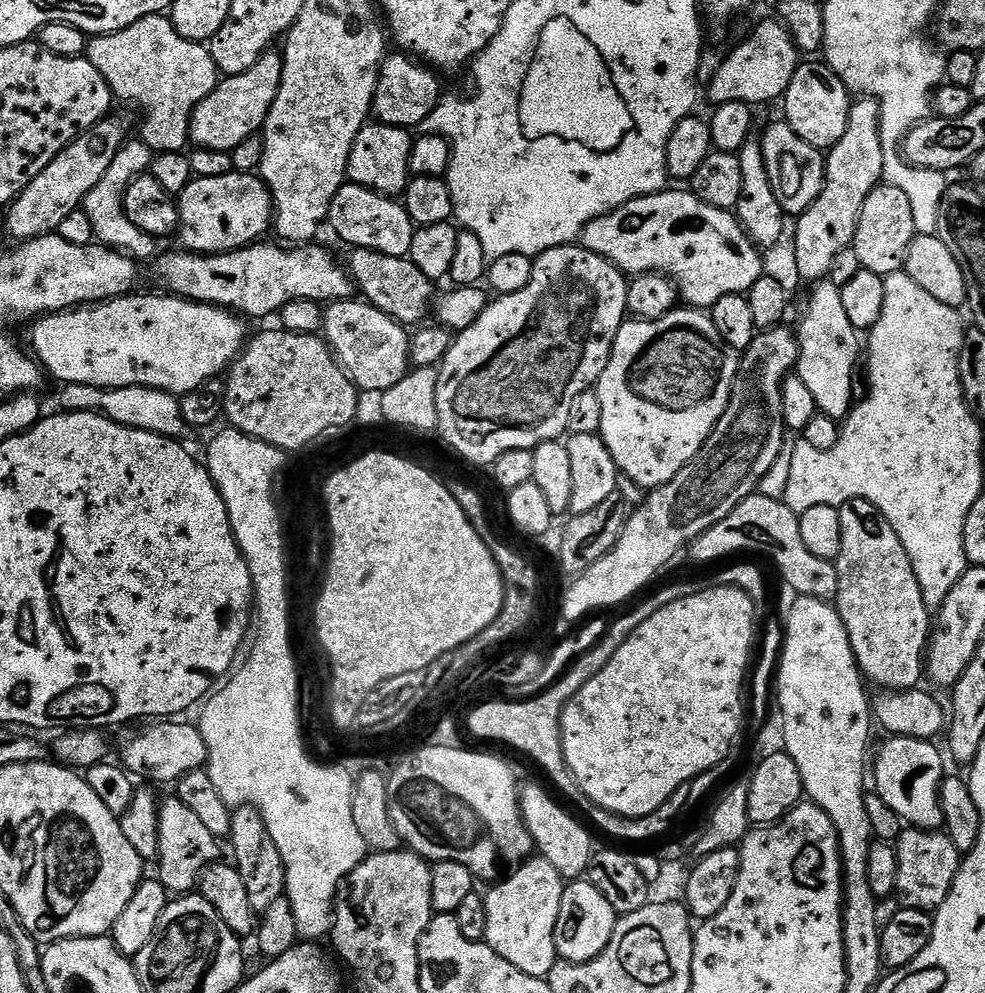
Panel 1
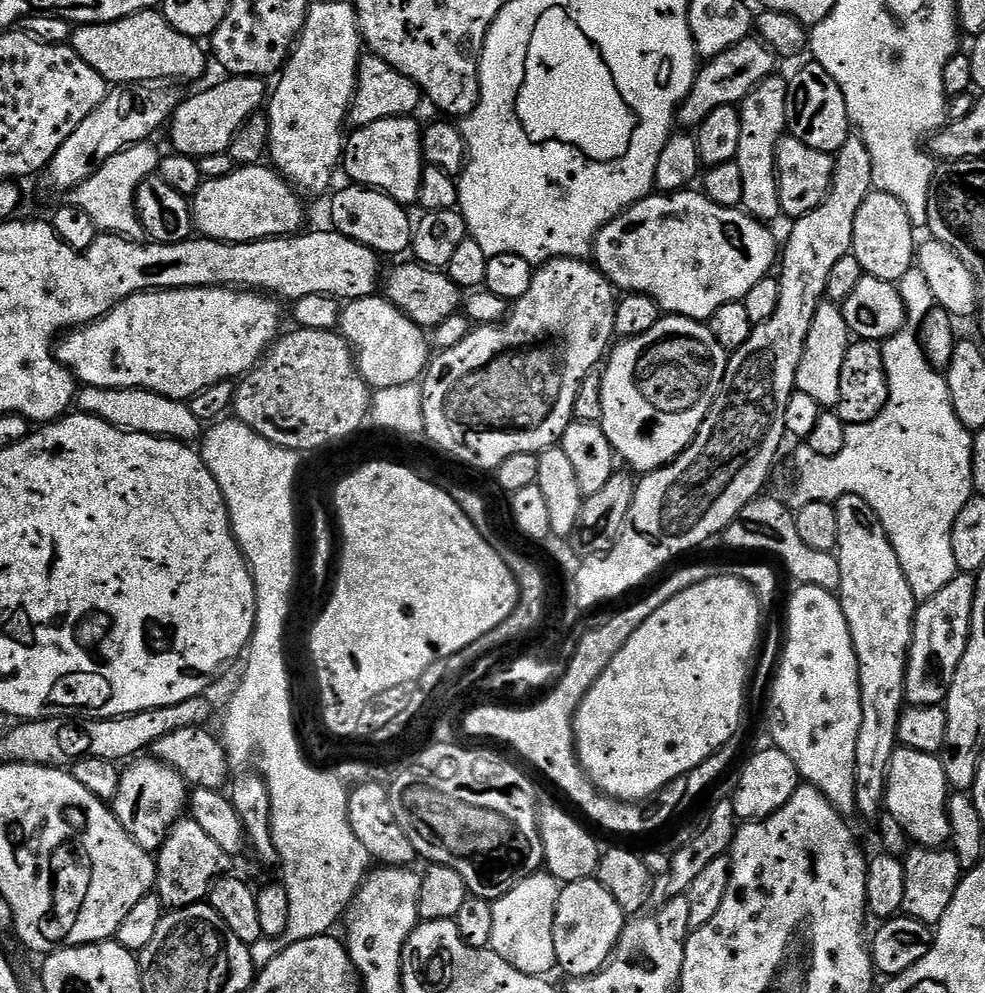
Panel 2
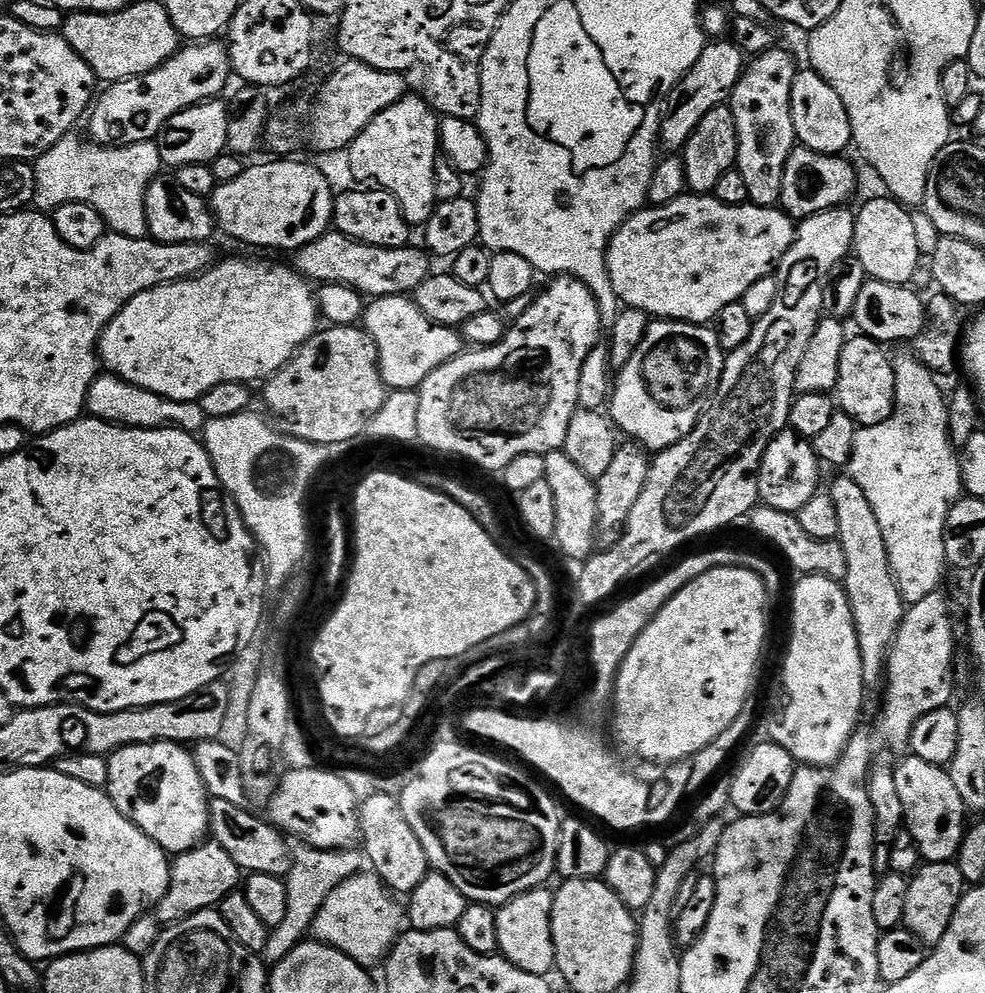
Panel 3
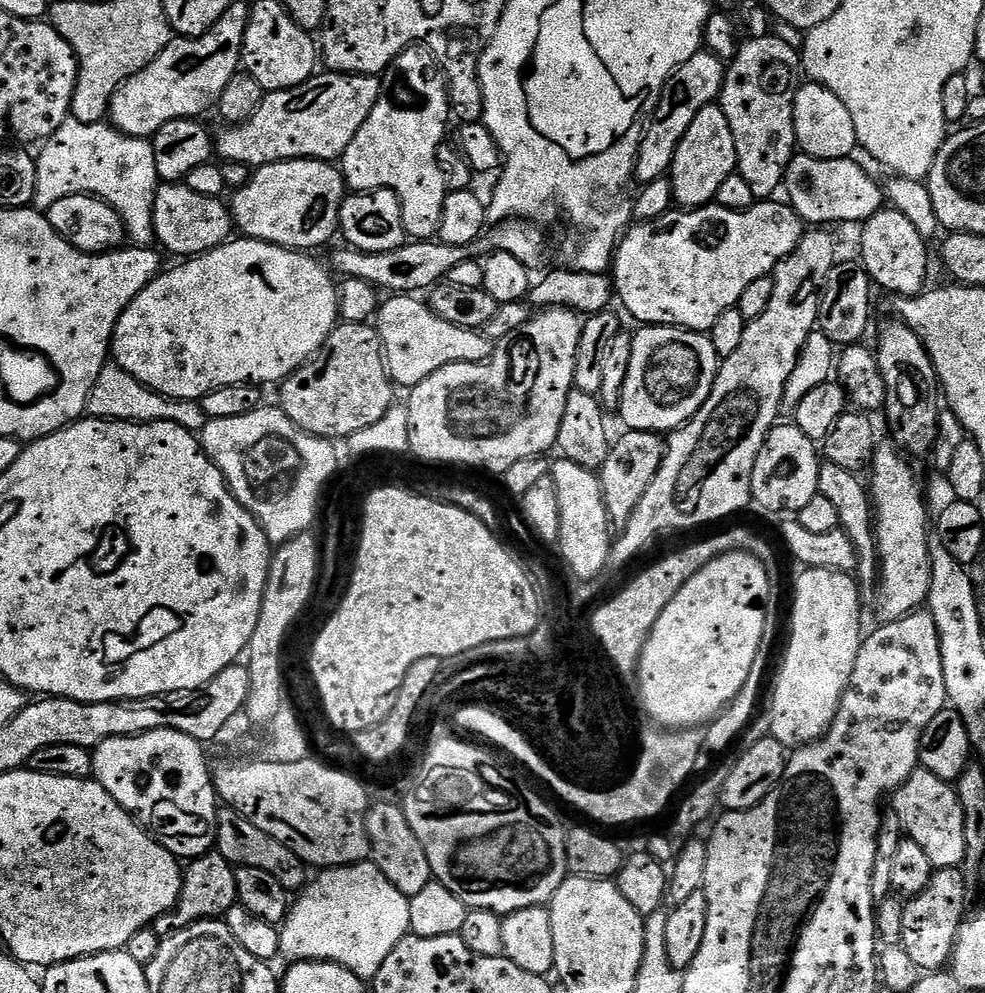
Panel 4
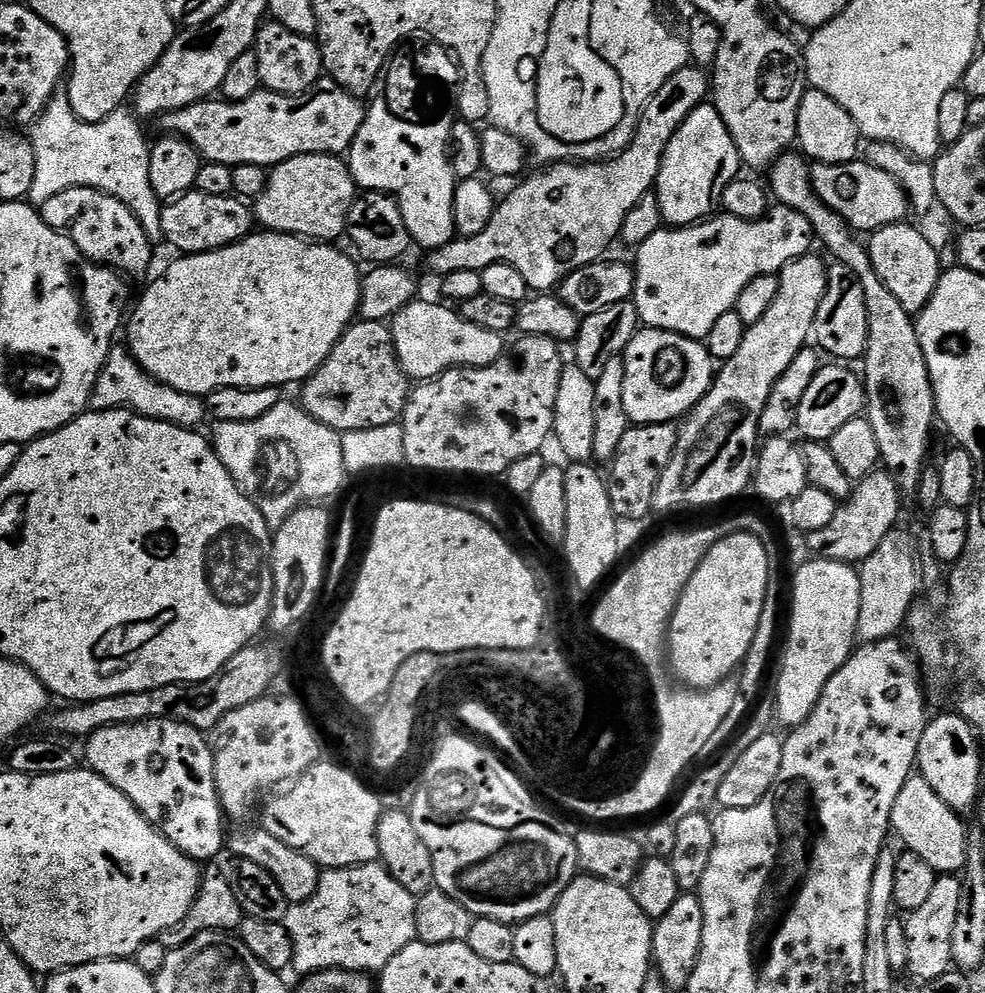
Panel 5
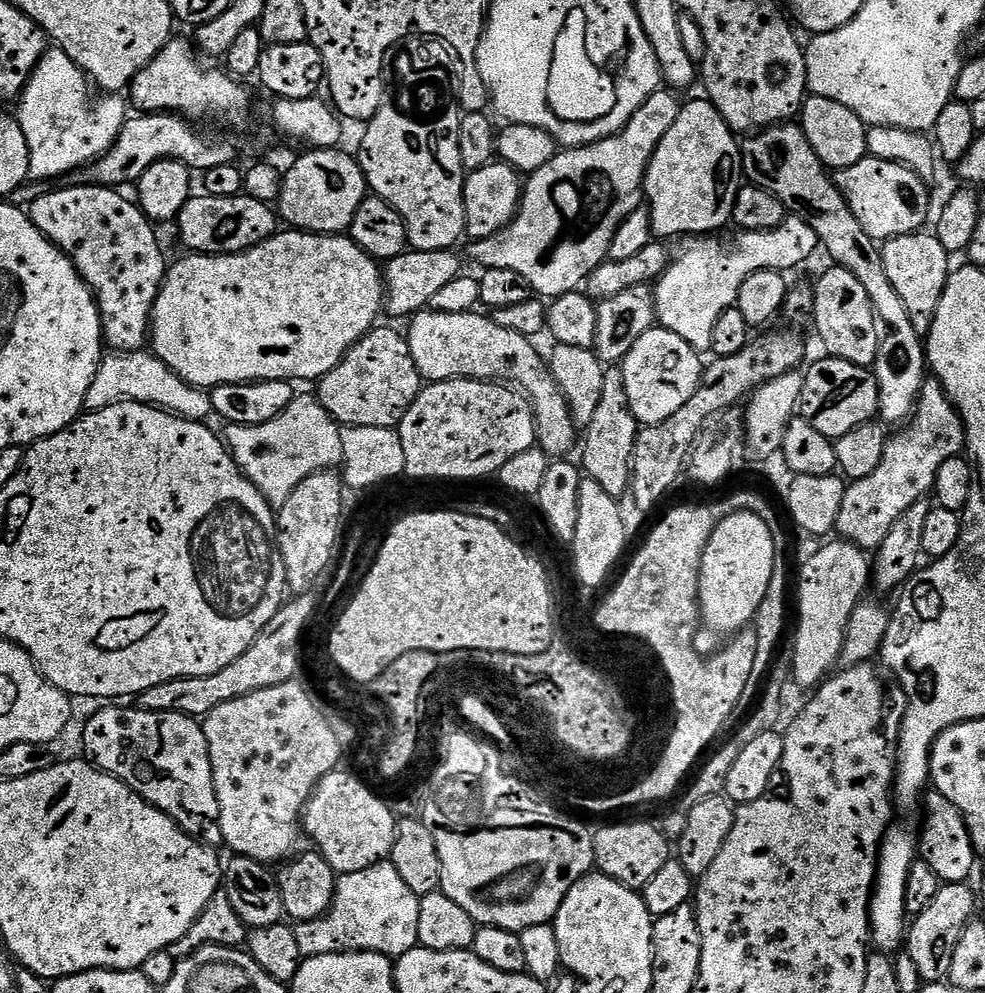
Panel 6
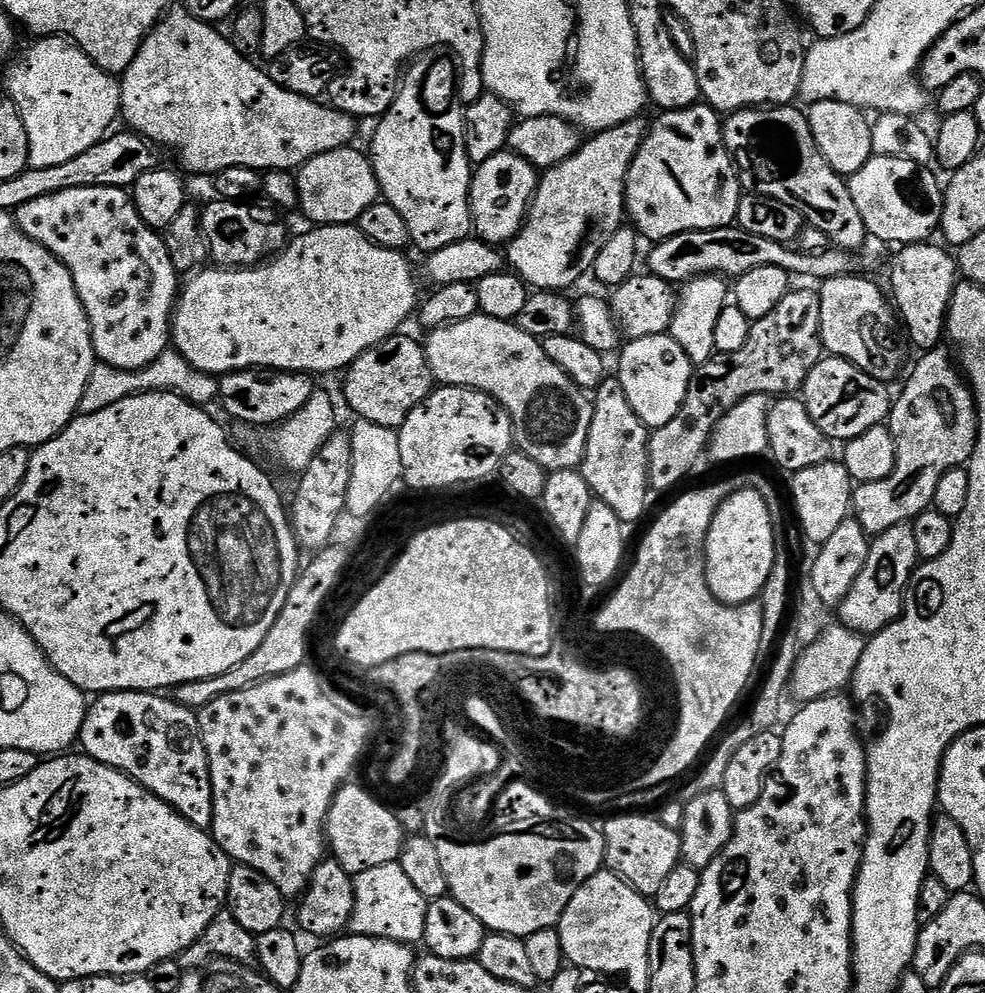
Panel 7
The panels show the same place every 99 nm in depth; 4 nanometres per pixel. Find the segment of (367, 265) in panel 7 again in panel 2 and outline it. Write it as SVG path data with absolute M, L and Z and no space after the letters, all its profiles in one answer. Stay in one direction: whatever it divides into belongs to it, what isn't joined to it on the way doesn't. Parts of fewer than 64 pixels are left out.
M166 288L155 292L139 292L130 298L126 298L118 306L114 306L114 310L110 310L103 318L95 320L93 324L86 324L83 328L71 329L59 341L55 354L61 364L65 364L71 369L77 381L89 388L139 388L148 392L156 392L158 395L169 396L174 400L188 402L191 401L193 396L218 382L223 380L235 381L237 378L243 377L260 363L264 353L276 343L281 335L280 307L282 307L282 304L279 299L255 290L238 288Z

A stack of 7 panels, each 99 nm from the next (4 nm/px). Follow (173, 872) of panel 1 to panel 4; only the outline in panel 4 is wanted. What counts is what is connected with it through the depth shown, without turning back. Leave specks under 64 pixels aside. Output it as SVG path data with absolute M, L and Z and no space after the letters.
M213 850L204 856L198 856L183 869L184 881L178 902L166 914L162 914L151 924L151 928L162 938L167 938L181 932L184 928L189 928L199 920L214 920L227 917L229 910L238 902L238 882L236 881L236 868L226 858L222 858L220 853Z

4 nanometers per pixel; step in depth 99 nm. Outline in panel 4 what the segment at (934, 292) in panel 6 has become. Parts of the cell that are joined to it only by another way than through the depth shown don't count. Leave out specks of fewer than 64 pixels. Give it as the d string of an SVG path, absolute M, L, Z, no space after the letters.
M885 206L865 220L860 232L859 263L868 271L877 289L885 288L896 298L911 298L925 291L928 280L928 248L909 218L892 206Z

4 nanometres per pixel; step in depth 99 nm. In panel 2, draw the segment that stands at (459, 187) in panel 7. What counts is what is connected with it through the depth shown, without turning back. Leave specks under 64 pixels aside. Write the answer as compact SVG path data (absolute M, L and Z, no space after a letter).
M399 116L398 118L386 118L374 122L365 128L357 128L347 137L344 146L343 171L348 171L348 176L353 185L365 188L374 188L378 192L384 192L390 198L394 198L399 204L412 206L420 199L420 187L422 186L422 174L426 167L426 161L422 154L422 138L420 133L422 124L412 116Z

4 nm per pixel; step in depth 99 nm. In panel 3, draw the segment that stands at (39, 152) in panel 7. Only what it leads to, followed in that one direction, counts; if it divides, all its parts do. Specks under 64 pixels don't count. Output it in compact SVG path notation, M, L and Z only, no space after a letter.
M76 134L66 135L50 150L46 150L46 154L42 154L35 160L35 207L45 214L51 214L64 204L82 202L86 206L94 206L94 210L98 210L98 214L102 214L105 225L115 235L138 238L139 240L145 239L148 236L146 190L153 178L161 175L162 172L158 146L150 140L138 142L137 144L121 144L119 146L97 144L89 142L87 139L84 140L79 140Z

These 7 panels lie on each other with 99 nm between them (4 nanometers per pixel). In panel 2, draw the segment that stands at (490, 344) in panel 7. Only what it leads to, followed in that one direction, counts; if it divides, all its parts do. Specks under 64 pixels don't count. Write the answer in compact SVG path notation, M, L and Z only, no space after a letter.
M380 294L347 301L340 310L338 331L352 347L362 378L373 390L417 383L434 356L429 333Z

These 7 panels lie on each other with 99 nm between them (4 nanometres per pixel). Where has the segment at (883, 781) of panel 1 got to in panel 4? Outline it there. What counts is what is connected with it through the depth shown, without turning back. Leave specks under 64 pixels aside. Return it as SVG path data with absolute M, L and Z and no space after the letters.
M917 767L908 781L896 789L891 800L891 811L900 820L903 835L918 842L919 848L930 857L933 869L960 868L963 865L966 854L966 830L962 827L964 815L956 789L949 781Z

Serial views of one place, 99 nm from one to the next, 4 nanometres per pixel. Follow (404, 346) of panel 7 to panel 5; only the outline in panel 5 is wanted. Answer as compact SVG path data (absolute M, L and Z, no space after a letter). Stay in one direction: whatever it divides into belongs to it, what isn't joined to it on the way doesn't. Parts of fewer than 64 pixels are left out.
M383 320L349 324L326 362L308 377L303 388L304 393L298 397L302 407L318 422L341 434L397 423L410 399L409 378L396 356L392 329Z

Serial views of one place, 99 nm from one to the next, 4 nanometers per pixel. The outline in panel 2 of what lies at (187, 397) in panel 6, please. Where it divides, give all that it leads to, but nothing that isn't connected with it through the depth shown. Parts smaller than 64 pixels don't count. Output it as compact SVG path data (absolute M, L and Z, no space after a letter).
M84 386L78 392L78 408L83 415L97 416L113 424L115 428L124 428L128 432L162 435L181 442L194 442L192 441L194 439L197 441L204 432L203 421L197 418L189 403L139 388L89 388Z

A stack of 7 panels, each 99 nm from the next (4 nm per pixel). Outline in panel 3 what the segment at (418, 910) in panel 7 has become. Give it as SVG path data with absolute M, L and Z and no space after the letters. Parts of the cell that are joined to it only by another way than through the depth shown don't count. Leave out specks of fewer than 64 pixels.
M362 870L349 879L343 880L327 896L322 910L316 915L312 931L313 937L321 944L329 944L338 950L342 950L354 962L367 968L374 968L374 965L379 961L381 963L387 957L406 924L405 911L401 903L399 906L394 899L396 898L391 894L391 891L385 887L375 873Z

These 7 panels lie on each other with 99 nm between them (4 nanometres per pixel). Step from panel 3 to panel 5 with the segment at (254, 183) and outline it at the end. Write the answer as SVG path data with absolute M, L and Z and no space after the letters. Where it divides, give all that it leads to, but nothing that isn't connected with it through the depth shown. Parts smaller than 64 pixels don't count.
M295 156L290 158L286 162L275 165L269 171L268 174L268 185L266 190L262 190L262 194L254 202L254 220L261 229L270 232L285 232L291 236L302 236L313 242L336 242L339 236L345 235L348 226L348 215L352 209L352 204L356 201L358 195L358 185L352 178L352 172L348 169L347 163L340 156Z

